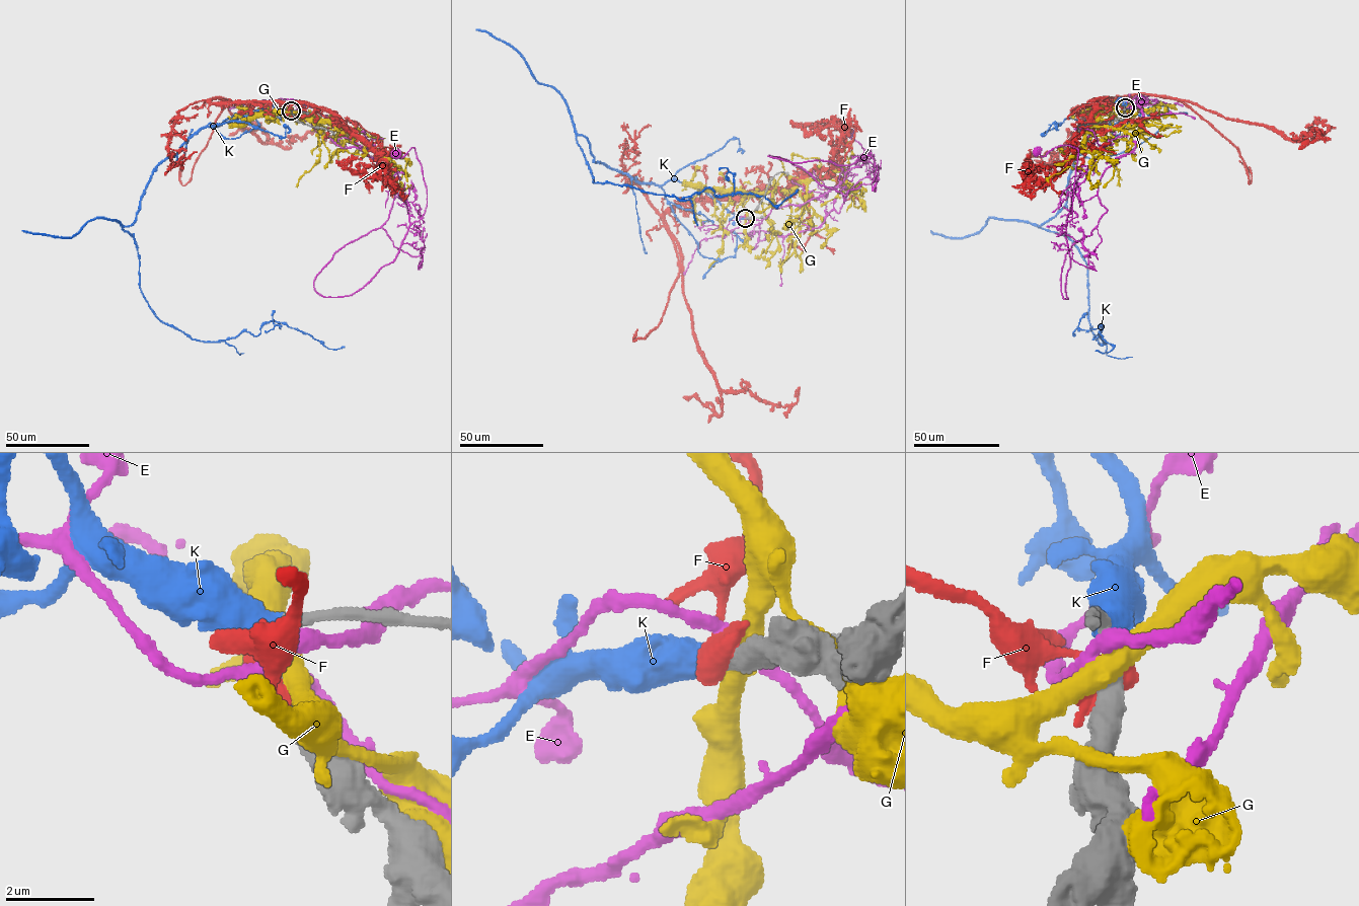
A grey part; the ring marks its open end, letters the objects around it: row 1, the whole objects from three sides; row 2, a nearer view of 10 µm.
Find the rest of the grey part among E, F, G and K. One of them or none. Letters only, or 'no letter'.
K

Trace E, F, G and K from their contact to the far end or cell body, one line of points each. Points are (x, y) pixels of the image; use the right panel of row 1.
E: (1125, 107), (1131, 107), (1112, 145), (1086, 169), (1066, 223), (1078, 150), (1061, 145), (1038, 152)
F: (1125, 109), (1106, 98), (1188, 100), (1304, 145), (1302, 135), (1315, 129), (1315, 138), (1298, 149)
G: (1125, 108), (1104, 107), (1085, 134), (1085, 148), (1100, 153), (1114, 168), (1113, 176), (1103, 187)
K: (1125, 107), (1085, 121), (1040, 226), (1086, 263), (1113, 348), (1096, 350)

